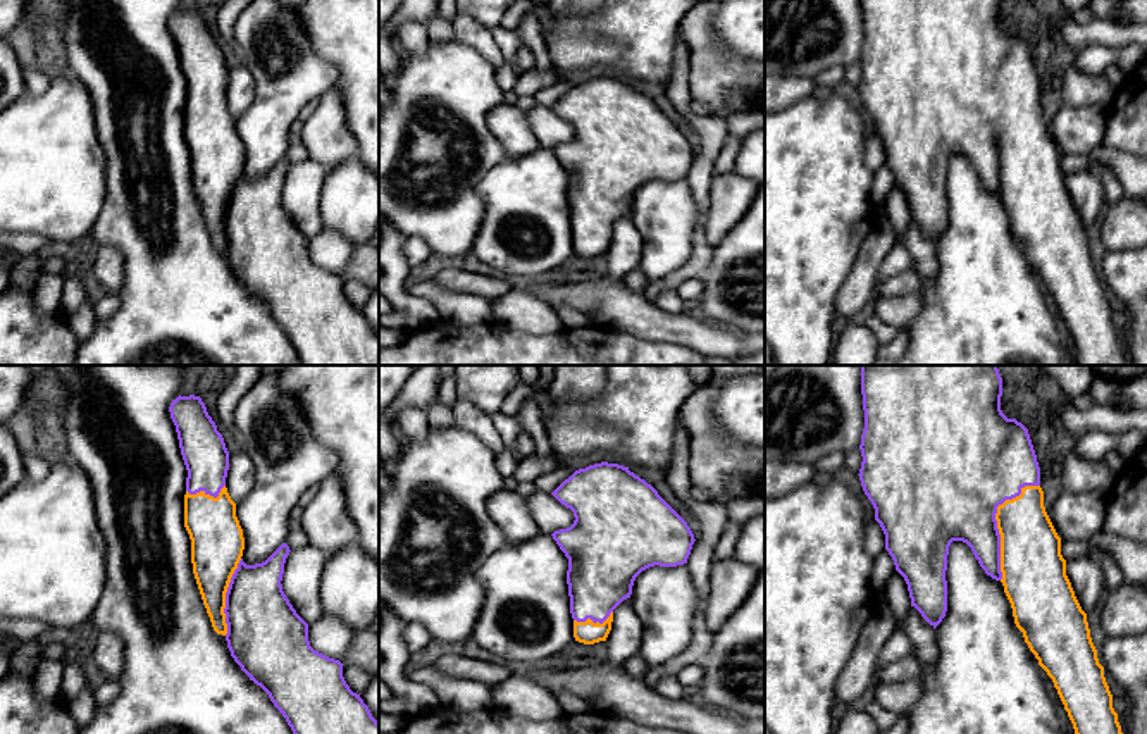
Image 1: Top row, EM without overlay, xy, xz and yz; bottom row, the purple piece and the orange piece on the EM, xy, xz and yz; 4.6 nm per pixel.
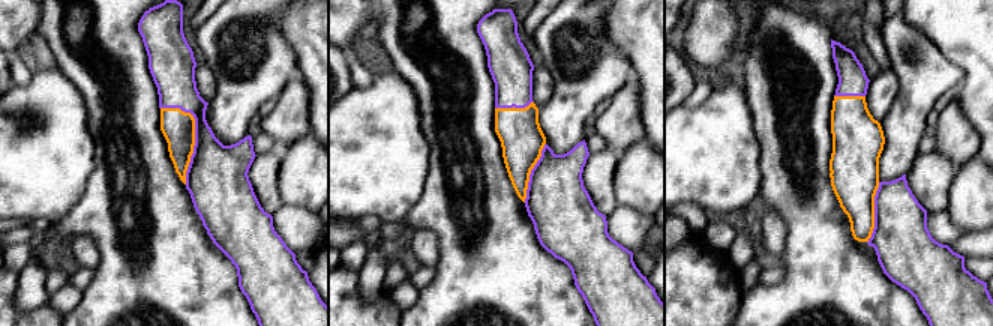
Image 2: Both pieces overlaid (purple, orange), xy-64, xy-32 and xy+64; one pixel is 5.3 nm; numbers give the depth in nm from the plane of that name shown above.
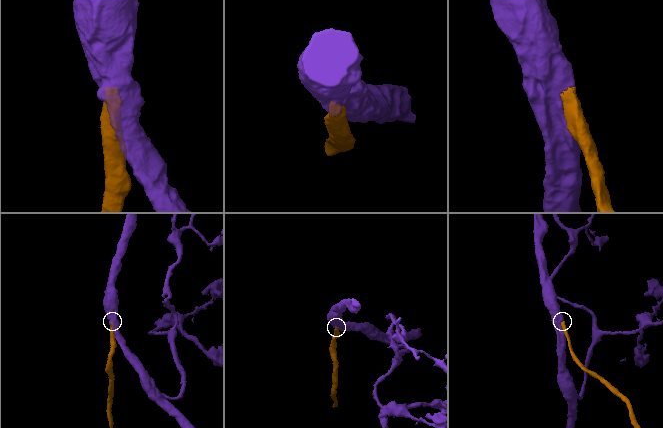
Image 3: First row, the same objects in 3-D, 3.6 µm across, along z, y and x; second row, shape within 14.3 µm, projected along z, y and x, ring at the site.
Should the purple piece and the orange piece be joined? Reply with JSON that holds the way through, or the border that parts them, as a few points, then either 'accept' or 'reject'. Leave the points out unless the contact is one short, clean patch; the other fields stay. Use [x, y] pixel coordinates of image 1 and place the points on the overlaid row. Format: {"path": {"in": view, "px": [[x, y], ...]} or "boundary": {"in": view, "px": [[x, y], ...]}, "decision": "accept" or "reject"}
{"decision": "accept"}

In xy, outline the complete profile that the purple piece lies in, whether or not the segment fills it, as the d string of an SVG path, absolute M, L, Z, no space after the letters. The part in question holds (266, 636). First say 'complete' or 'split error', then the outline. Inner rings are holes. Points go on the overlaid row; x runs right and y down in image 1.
split error; M179 395L169 412L188 470L184 527L191 539L193 574L214 631L226 638L234 662L269 694L293 734L379 734L379 722L360 694L346 684L343 663L310 646L308 624L282 591L289 546L282 543L262 563L243 562L243 529L236 517L236 503L226 488L229 451L205 403L200 396Z

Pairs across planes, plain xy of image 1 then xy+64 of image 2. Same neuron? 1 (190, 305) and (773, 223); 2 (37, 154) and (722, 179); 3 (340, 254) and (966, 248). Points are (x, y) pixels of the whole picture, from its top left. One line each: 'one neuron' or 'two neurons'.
1: two neurons
2: one neuron
3: two neurons

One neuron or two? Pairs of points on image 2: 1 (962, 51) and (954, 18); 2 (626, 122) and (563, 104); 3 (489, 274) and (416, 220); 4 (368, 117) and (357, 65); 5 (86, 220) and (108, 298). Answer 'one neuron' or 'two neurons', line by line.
1: one neuron
2: two neurons
3: one neuron
4: two neurons
5: one neuron

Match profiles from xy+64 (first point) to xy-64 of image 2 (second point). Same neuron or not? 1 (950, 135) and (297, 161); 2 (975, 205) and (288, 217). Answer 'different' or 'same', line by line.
1: different
2: different

